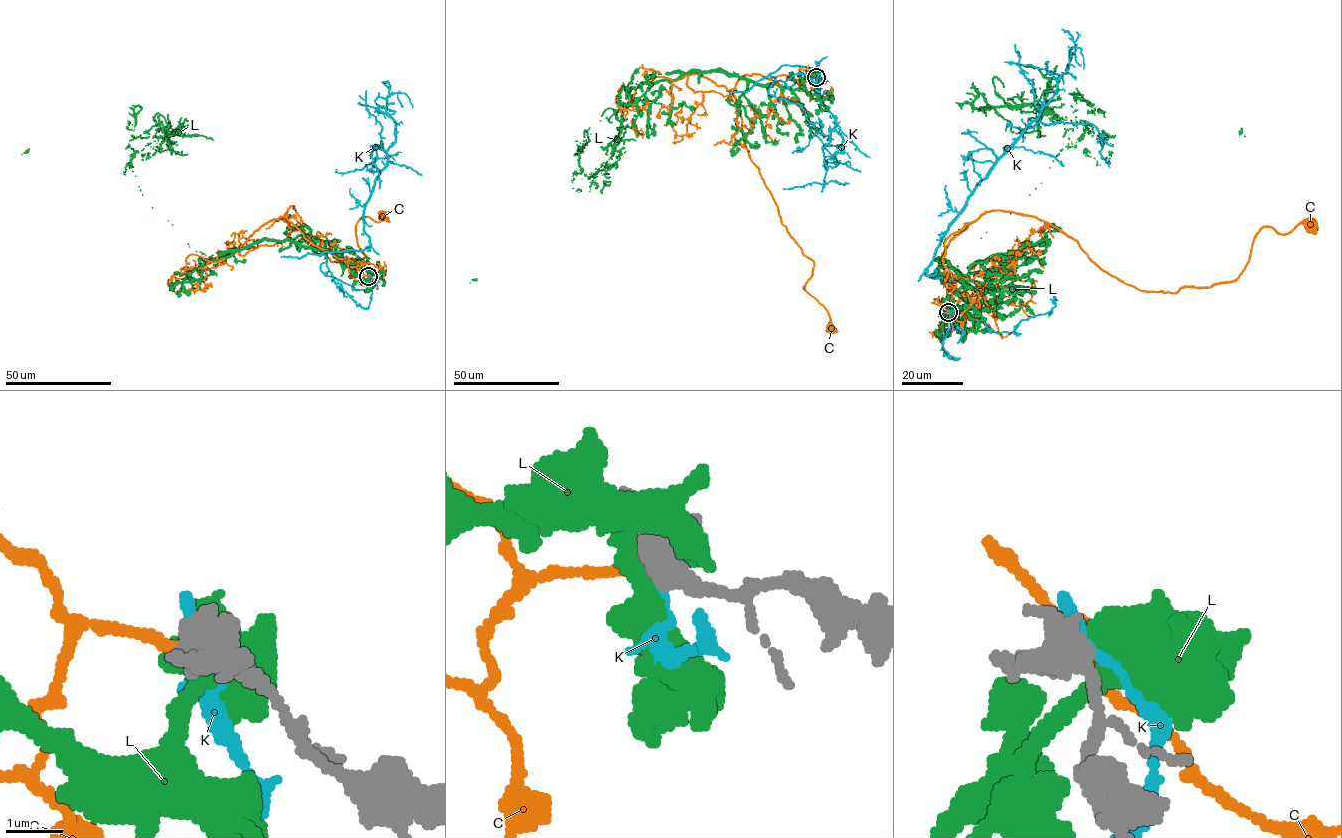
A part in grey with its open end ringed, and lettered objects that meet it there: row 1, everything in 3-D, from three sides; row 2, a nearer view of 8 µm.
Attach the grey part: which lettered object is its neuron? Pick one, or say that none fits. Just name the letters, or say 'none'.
C

